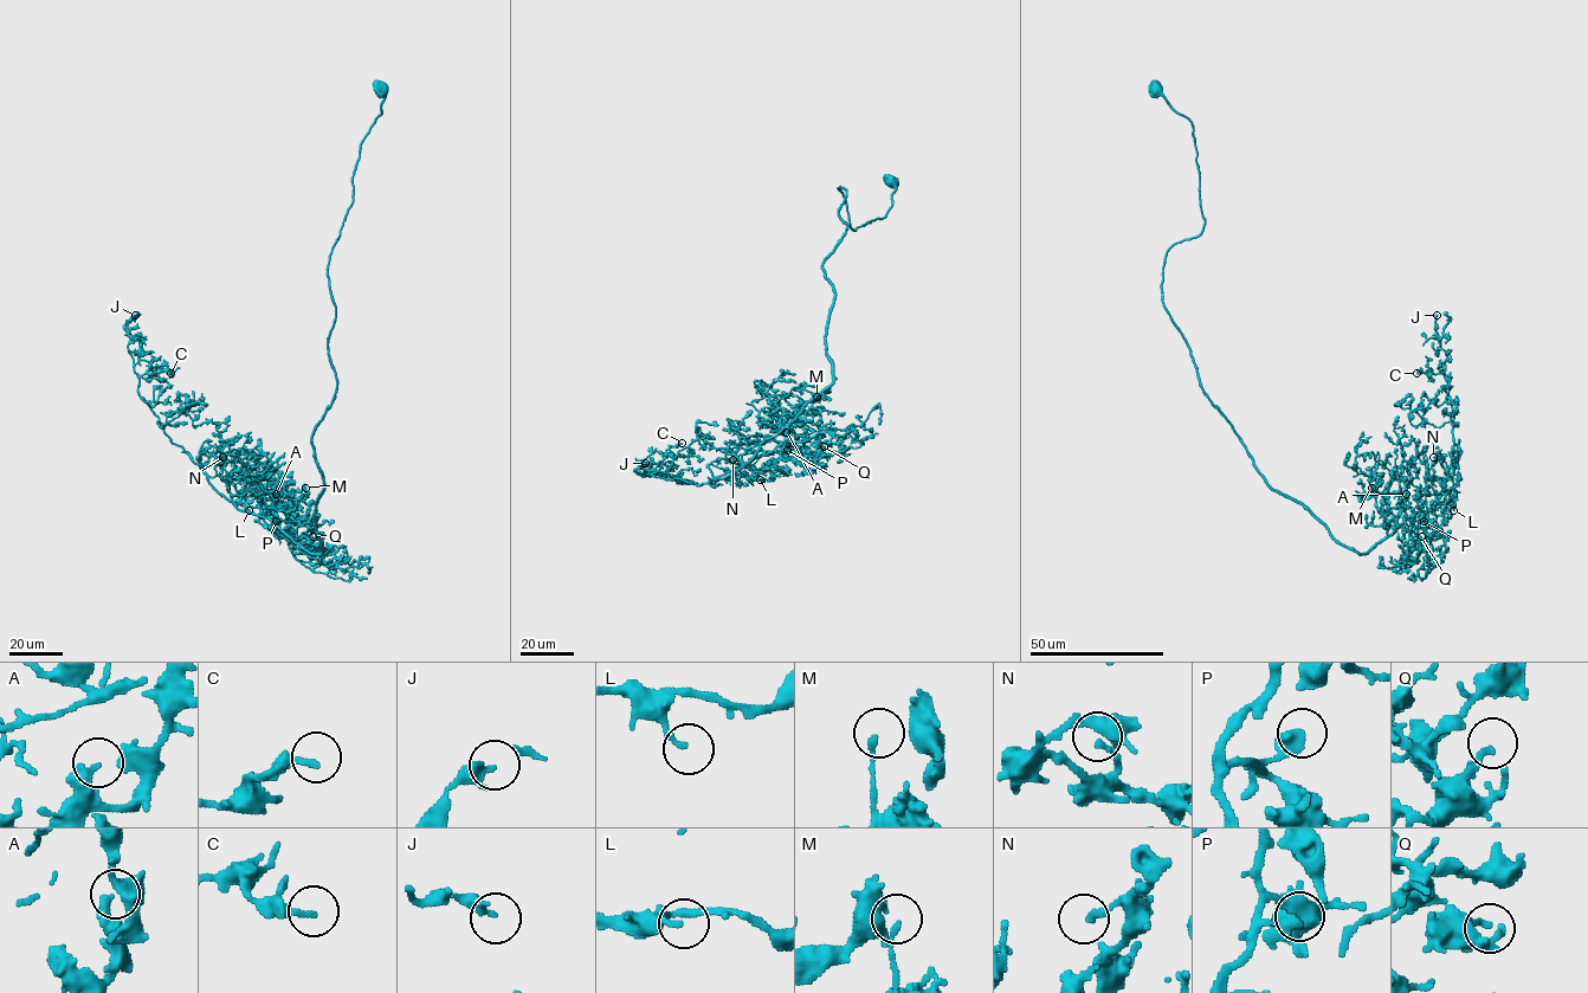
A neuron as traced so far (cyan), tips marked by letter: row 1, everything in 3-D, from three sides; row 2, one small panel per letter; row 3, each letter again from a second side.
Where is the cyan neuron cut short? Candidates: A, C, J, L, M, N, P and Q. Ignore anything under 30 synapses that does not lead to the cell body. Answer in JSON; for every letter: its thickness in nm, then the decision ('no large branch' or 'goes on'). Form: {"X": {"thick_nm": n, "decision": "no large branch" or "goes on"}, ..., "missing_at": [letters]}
{"A": {"thick_nm": 320, "decision": "no large branch"}, "C": {"thick_nm": 170, "decision": "no large branch"}, "J": {"thick_nm": 260, "decision": "no large branch"}, "L": {"thick_nm": 170, "decision": "no large branch"}, "M": {"thick_nm": 110, "decision": "no large branch"}, "N": {"thick_nm": 180, "decision": "no large branch"}, "P": {"thick_nm": 460, "decision": "no large branch"}, "Q": {"thick_nm": 190, "decision": "no large branch"}, "missing_at": []}

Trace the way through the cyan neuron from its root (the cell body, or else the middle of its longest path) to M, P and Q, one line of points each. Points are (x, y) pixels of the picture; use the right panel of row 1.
M: (1155, 90), (1193, 128), (1204, 227), (1161, 289), (1199, 386), (1265, 482), (1360, 553), (1406, 517), (1372, 488)
P: (1155, 90), (1193, 128), (1204, 227), (1161, 289), (1204, 393), (1342, 543), (1424, 521)
Q: (1155, 90), (1193, 128), (1204, 227), (1169, 247), (1161, 289), (1204, 393), (1265, 482), (1342, 543), (1421, 536)

